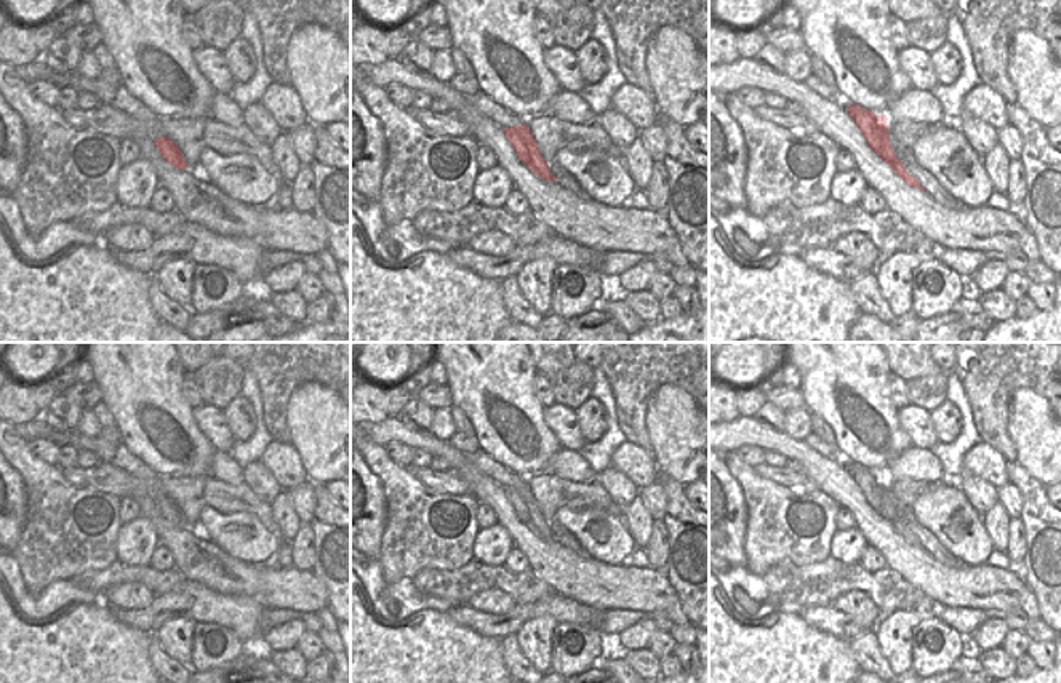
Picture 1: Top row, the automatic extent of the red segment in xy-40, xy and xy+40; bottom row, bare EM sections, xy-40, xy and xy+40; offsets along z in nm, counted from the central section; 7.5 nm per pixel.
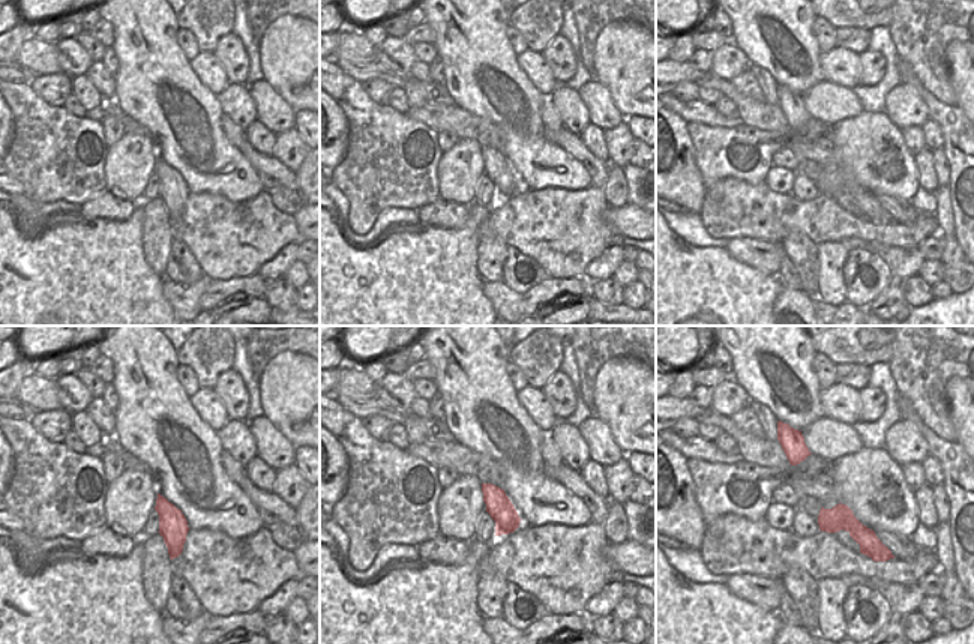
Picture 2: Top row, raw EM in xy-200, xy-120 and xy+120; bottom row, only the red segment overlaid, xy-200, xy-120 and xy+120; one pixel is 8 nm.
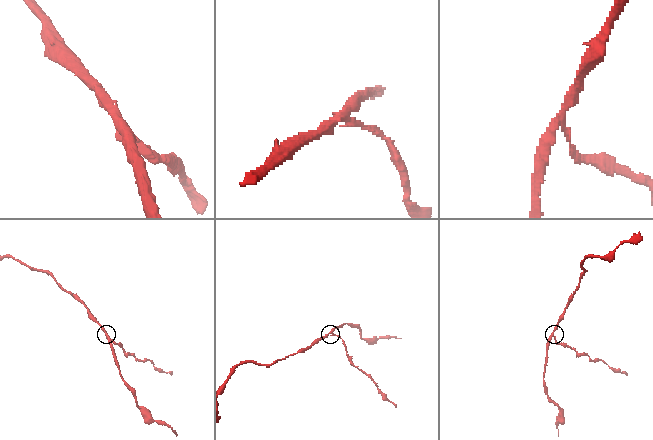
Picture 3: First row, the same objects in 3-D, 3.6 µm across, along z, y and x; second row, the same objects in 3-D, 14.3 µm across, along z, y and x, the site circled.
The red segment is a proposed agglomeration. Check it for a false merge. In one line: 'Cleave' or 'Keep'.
Cleave.

